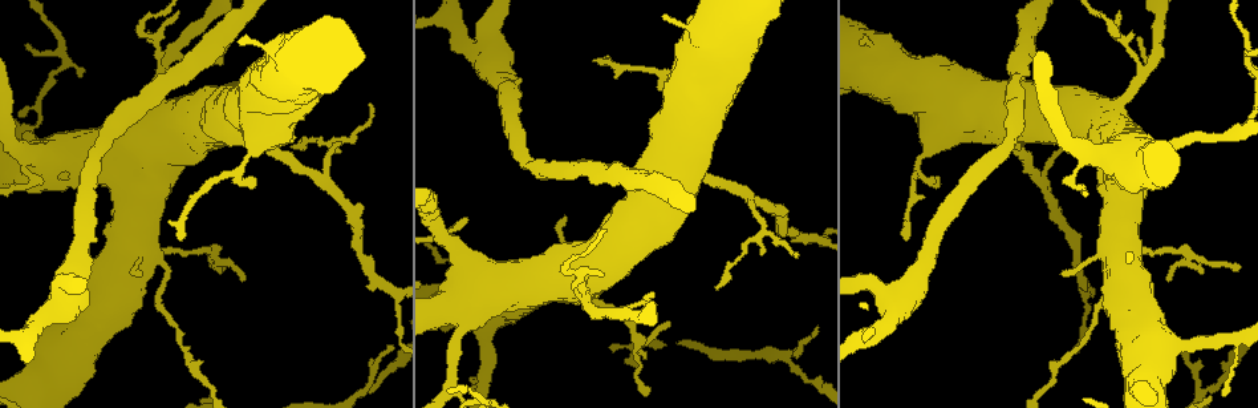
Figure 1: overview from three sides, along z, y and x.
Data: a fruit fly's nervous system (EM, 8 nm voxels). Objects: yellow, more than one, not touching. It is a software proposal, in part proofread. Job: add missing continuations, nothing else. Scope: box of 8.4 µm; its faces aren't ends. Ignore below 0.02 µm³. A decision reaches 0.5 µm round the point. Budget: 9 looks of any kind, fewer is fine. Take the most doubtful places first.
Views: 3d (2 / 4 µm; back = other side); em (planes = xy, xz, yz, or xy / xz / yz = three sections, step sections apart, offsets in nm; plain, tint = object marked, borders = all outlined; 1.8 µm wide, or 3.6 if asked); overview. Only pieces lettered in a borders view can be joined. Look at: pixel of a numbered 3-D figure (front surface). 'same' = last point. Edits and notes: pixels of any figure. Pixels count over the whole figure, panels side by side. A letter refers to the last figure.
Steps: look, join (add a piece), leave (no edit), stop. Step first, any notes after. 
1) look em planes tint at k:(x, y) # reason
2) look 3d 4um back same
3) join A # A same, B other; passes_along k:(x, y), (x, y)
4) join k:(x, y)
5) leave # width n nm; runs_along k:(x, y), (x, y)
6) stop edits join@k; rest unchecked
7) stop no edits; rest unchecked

look em planes borders at 1:(67, 295) # calibre changes

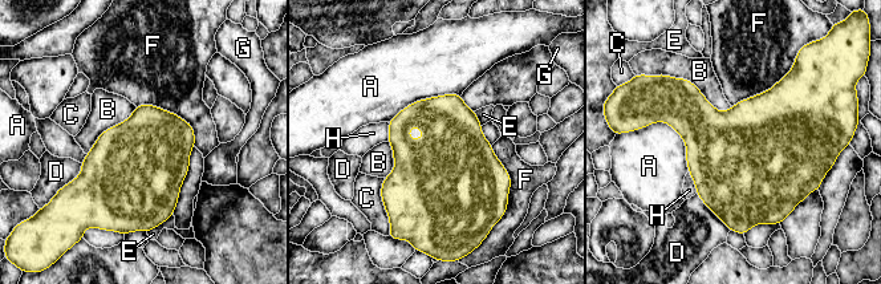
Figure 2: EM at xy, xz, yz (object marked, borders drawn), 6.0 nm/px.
leave # width 500 nm; A other, B other, C other, D other, E other, F other, G other, H other; none of them fits

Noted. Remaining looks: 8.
look em planes borders at 1:(714, 287) # an open end

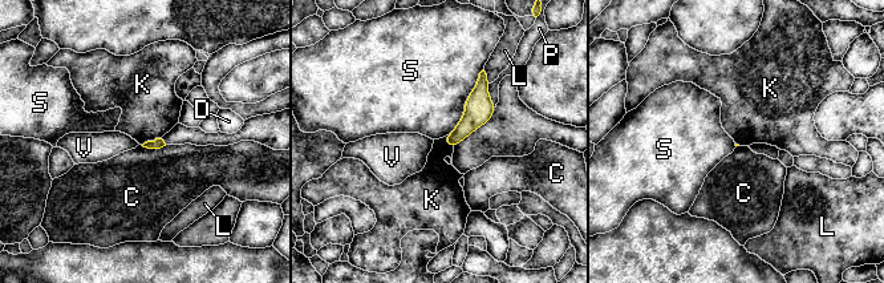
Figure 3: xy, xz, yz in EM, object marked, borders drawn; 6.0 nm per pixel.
leave # longest_contact S 460 nm; C other, D other, K other, L other, P other, S other, V other; runs_along 3:(482, 76), (478, 112), (451, 142); none of them fits

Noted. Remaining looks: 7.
look em 3.6um planes tint at 1:(1109, 153) # touches itself

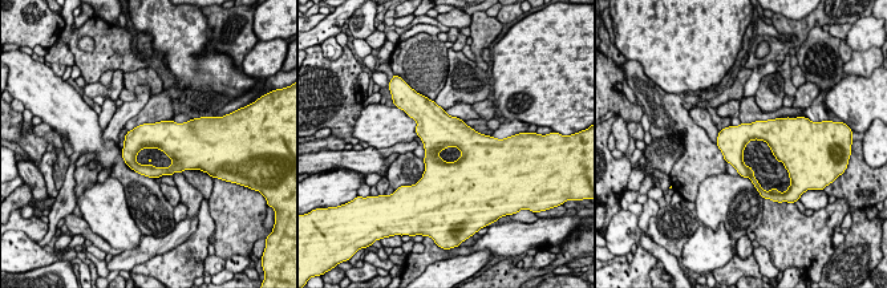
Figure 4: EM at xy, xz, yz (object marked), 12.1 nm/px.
look em 3.6um planes borders same

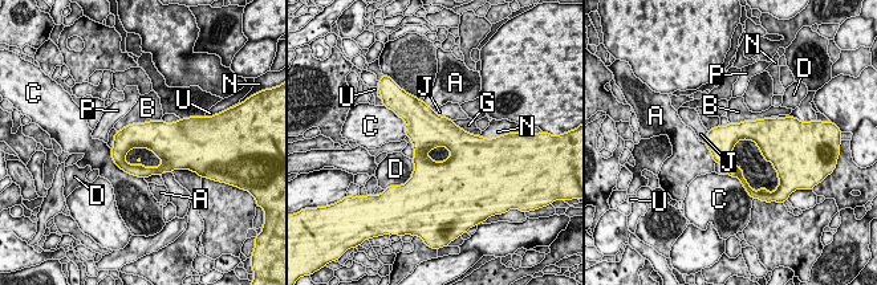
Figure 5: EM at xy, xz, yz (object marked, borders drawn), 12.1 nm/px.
leave # A other, B other, C other, D other, G other, J other, N other, P other, U other; border 5:(729, 122), (719, 125); none of them fits

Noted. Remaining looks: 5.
look em 3.6um planes borders at 1:(1113, 111) # sudden change in width

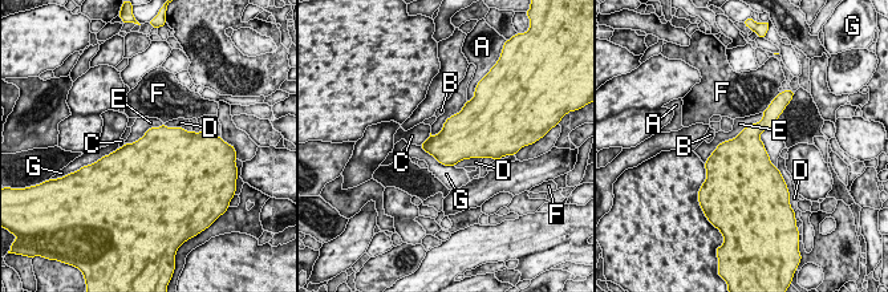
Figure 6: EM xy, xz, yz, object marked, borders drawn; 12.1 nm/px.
leave # A other, B other, C other, D other, E other, F other, G other; none of them fits

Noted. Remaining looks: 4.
stop no edits; rest unchecked

